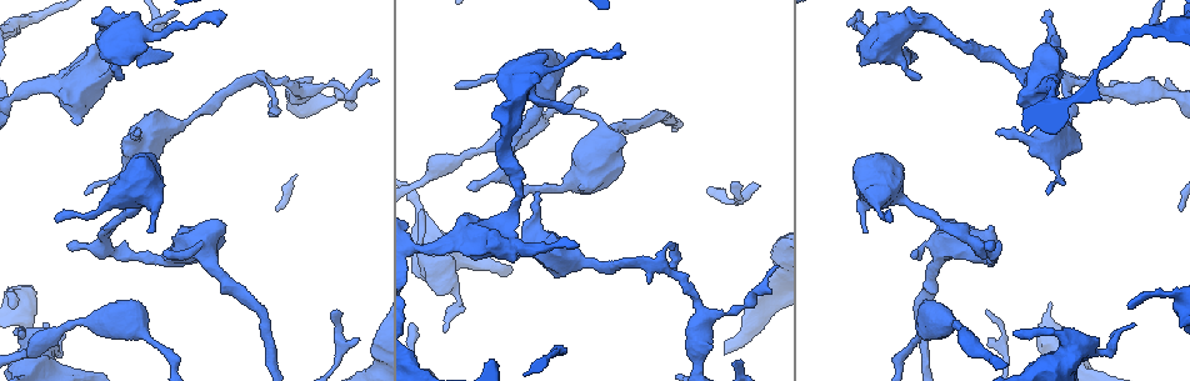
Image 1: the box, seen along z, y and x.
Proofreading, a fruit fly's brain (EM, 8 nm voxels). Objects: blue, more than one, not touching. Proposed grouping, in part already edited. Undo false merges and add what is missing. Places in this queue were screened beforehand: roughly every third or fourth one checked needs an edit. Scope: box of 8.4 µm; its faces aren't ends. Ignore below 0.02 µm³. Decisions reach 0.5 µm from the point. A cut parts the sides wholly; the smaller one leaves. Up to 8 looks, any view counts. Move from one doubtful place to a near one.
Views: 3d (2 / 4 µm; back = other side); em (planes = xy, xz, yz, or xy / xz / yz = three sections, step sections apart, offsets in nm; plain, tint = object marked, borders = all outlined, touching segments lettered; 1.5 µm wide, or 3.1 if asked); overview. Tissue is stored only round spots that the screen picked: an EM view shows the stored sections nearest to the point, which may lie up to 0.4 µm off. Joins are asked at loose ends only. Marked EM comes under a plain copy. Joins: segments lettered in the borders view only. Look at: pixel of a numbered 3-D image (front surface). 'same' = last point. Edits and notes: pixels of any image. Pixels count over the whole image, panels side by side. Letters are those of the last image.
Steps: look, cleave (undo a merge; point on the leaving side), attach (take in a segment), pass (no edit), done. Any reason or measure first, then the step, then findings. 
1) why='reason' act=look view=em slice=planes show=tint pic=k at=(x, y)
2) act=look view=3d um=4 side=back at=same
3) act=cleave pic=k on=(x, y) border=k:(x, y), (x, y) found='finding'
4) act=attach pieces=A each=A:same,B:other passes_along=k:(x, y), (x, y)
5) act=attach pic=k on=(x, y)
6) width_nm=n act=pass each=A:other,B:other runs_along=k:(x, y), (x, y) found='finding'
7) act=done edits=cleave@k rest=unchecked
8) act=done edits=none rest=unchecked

why='tapers out' act=look view=em slice=planes show=borders pic=1 at=(42, 325)

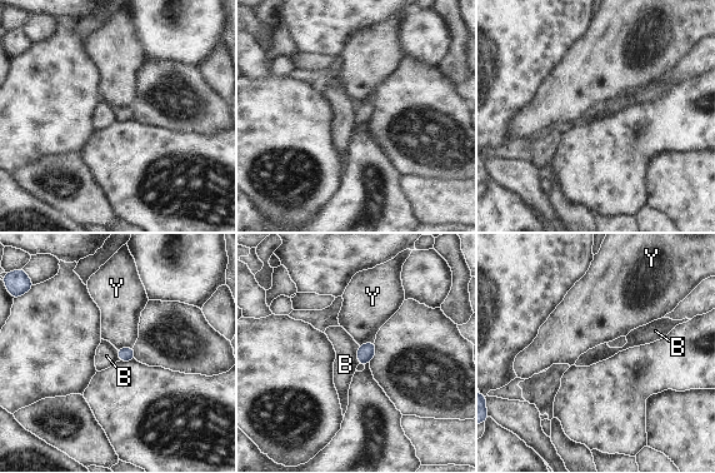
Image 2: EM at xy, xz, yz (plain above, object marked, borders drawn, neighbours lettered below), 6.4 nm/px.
act=pass each=B:other,Y:other border=2:(359, 345), (358, 363) found='none of them fits'

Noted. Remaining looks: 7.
why='tapers out' act=look view=em slice=planes show=borders pic=1 at=(1047, 15)

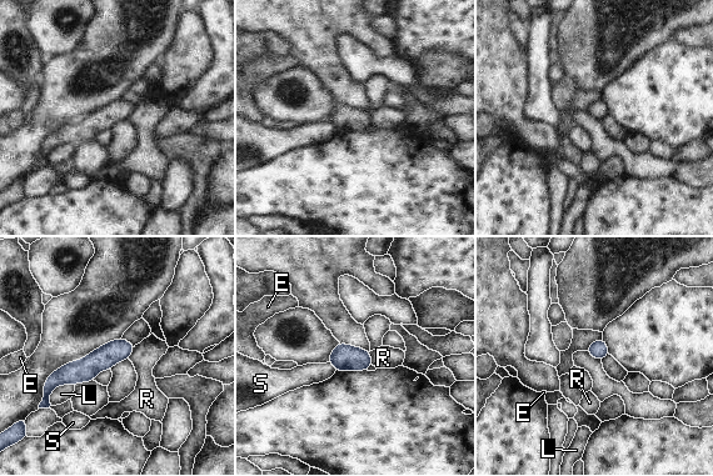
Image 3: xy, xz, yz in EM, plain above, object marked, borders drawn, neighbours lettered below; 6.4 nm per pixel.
act=pass each=E:other,L:other,R:other,S:other runs_along=3:(129, 347), (59, 377), (46, 392) found='none of them fits'

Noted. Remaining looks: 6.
why='abrupt turn' act=look view=3d um=4 side=back pic=1 at=(1069, 78)

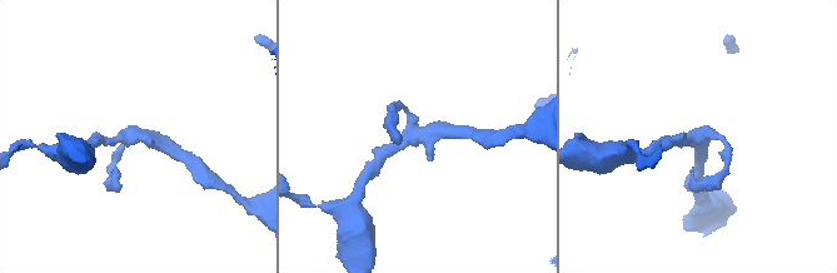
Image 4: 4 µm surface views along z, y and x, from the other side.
why='shape alone is not enough' act=look view=em slice=xy step=8 show=tint pic=4 at=(694, 138)

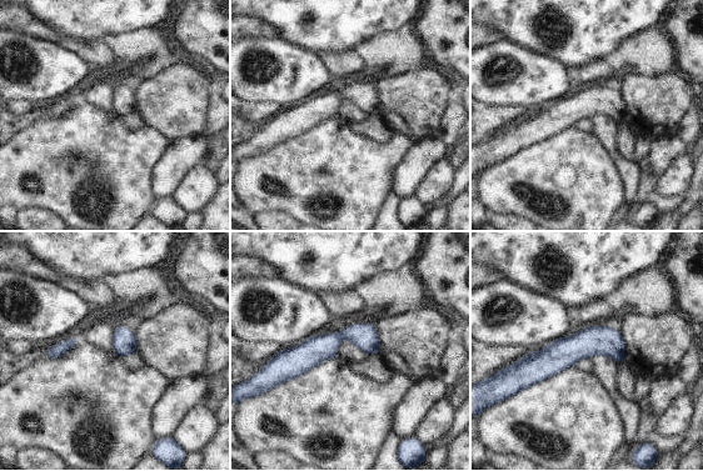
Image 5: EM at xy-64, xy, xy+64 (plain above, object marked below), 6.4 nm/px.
why='cut it another way' act=look view=em slice=planes show=borders at=same

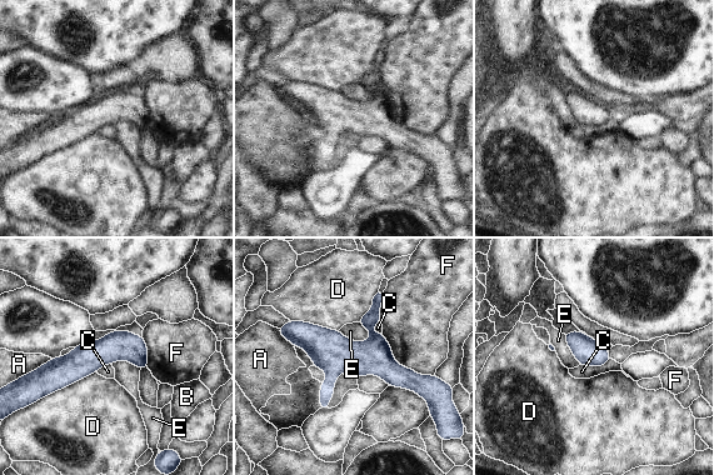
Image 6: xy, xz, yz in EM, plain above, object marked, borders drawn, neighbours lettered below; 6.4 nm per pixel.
longest_contact=F:440nm act=pass each=A:other,B:other,C:other,D:other,E:other,F:other border=6:(610, 359), (599, 366), (580, 365) found='all the same neuron'

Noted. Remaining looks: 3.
act=done edits=none rest=unchecked

